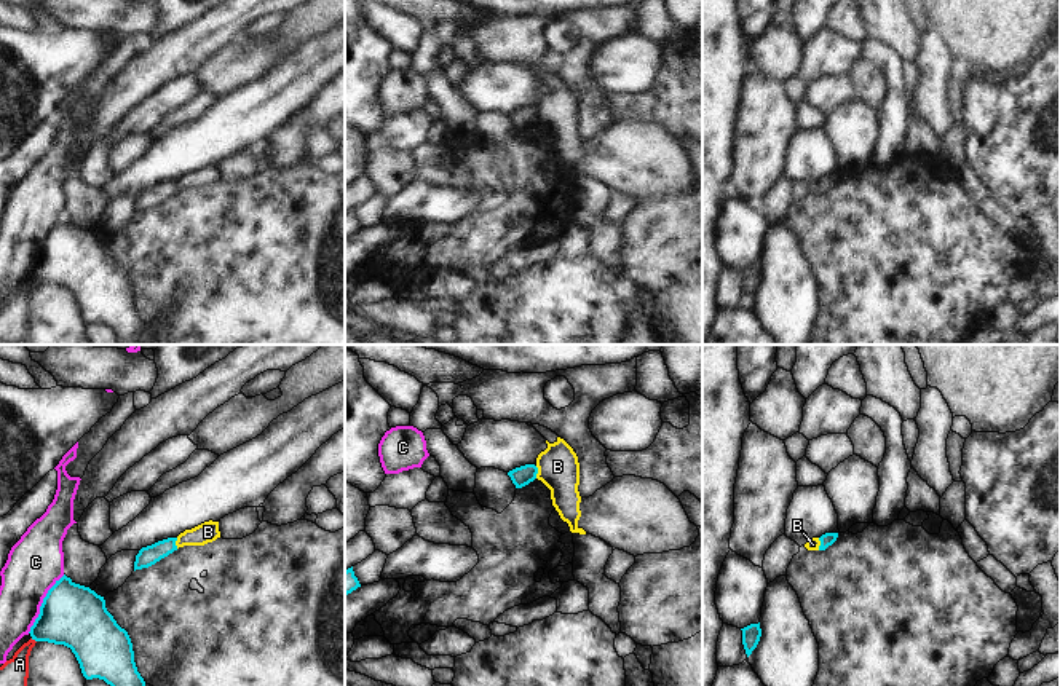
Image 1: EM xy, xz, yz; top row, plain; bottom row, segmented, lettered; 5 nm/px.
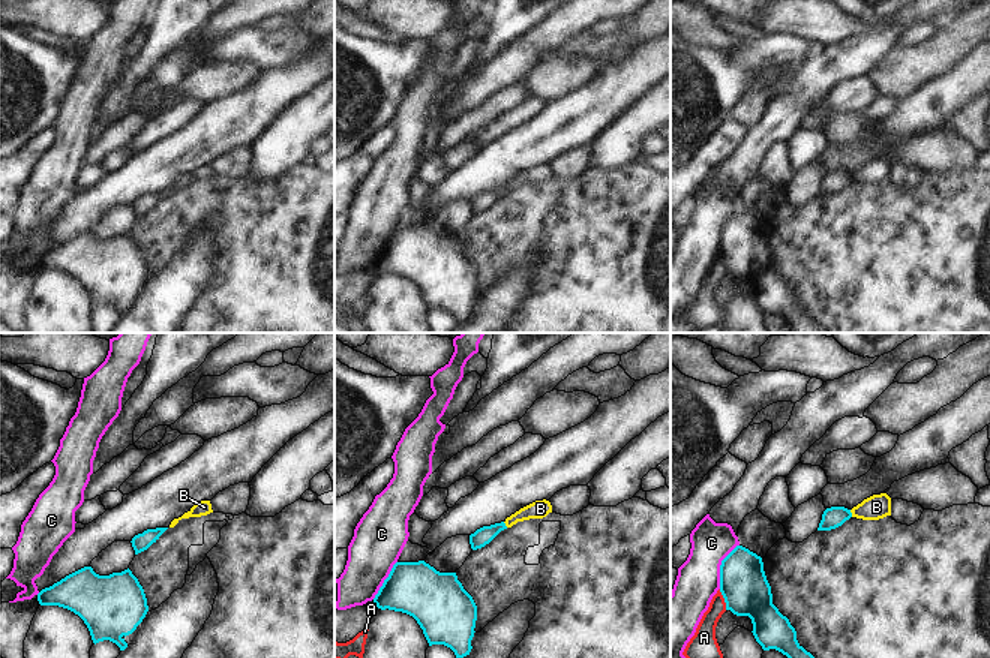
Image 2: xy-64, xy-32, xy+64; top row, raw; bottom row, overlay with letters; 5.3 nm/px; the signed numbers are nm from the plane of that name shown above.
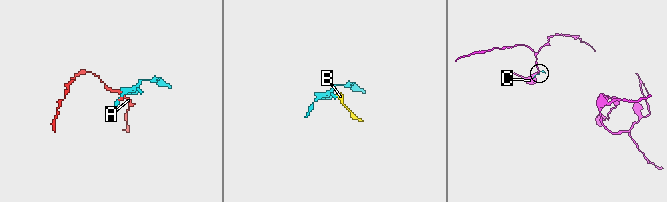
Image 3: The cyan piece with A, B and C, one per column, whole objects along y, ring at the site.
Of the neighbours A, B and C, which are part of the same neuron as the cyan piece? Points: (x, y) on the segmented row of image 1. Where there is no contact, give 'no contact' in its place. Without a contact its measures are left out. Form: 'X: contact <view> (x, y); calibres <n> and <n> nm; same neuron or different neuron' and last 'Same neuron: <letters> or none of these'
A: contact xy (34, 638); calibres 320 and 140 nm; different neuron
B: contact xz (537, 473); calibres 100 and 200 nm; different neuron
C: contact xy (42, 603); calibres 320 and 280 nm; different neuron
Same neuron: none of these

